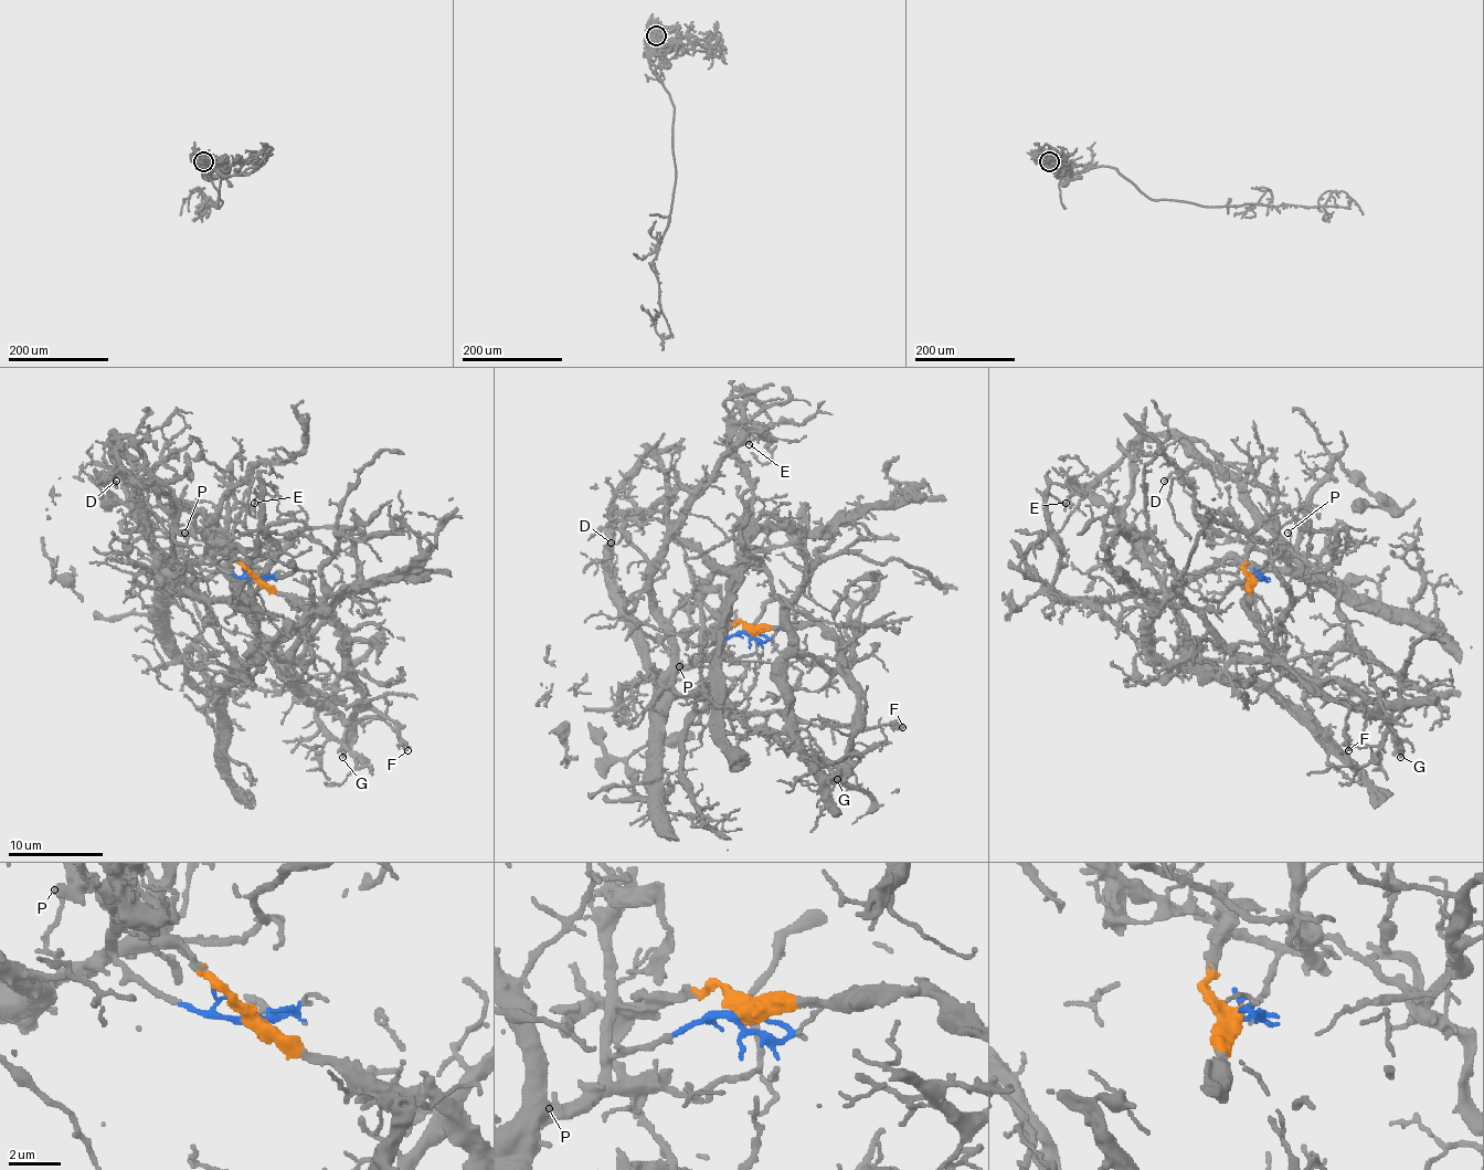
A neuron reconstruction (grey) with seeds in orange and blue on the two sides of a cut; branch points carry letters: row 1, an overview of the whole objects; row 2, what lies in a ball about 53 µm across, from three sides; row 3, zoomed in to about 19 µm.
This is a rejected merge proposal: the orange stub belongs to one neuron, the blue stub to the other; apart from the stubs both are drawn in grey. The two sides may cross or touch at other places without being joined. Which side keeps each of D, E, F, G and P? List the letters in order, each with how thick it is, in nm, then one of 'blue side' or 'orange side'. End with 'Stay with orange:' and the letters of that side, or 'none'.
D: 190 nm | blue side
E: 150 nm | blue side
F: 240 nm | orange side
G: 400 nm | orange side
P: 140 nm | blue side
Stay with orange: F, G

